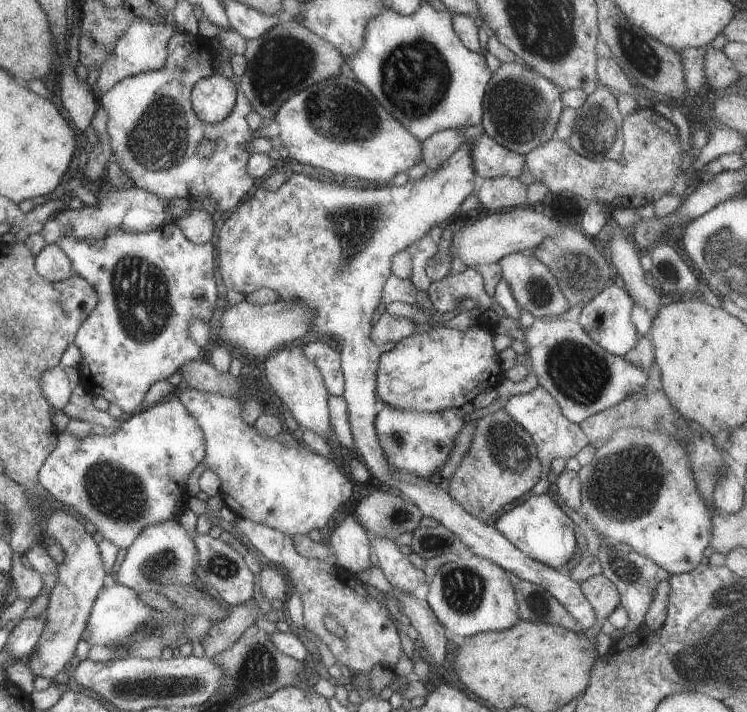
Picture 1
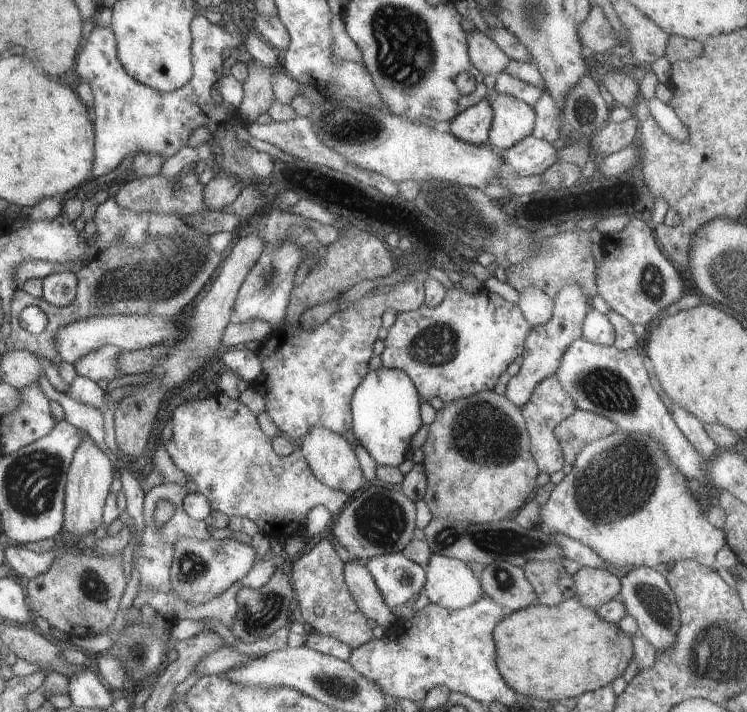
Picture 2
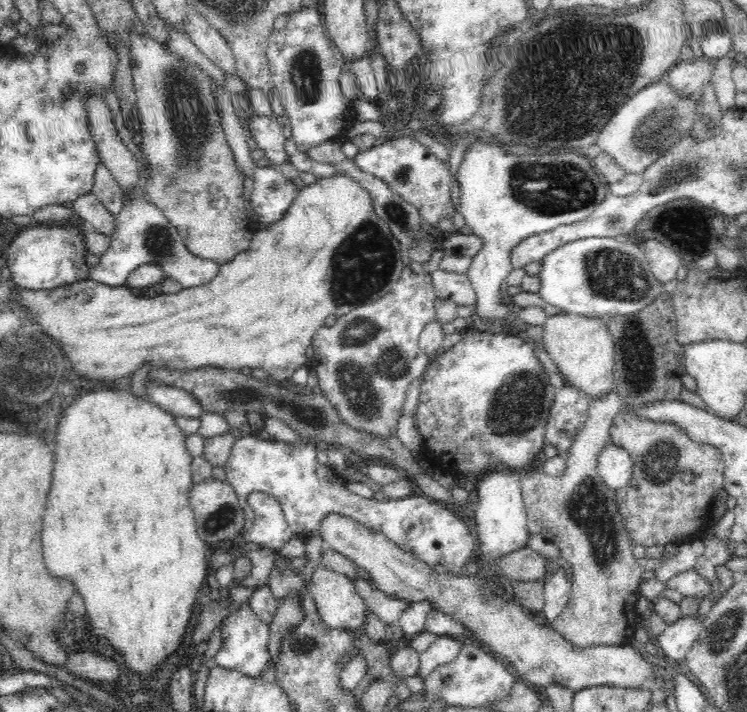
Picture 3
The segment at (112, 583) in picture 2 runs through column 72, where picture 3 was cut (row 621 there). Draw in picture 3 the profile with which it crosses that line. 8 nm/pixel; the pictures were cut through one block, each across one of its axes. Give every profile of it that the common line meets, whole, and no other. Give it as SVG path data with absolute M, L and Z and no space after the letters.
M614 386L606 398L602 396L600 400L594 400L590 404L588 420L584 422L584 428L578 432L570 450L566 452L566 472L562 474L562 478L548 478L546 482L540 482L540 486L534 490L532 472L526 472L522 476L522 492L524 492L526 512L528 512L528 530L532 534L540 534L546 542L556 544L556 548L560 548L562 552L562 558L568 560L574 570L572 598L564 608L564 612L554 622L550 622L550 626L574 648L628 644L632 642L632 636L636 634L638 628L638 612L636 612L636 602L640 598L638 582L644 570L640 568L638 558L634 556L636 546L632 544L624 526L624 518L618 512L616 492L610 492L602 482L602 476L598 474L598 454L606 444L612 442L610 428L620 412L622 412L622 400L616 394L616 386Z

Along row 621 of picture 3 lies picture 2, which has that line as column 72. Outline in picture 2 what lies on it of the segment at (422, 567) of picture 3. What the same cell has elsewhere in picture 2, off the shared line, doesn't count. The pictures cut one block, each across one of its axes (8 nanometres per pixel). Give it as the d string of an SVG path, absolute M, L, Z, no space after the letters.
M85 434L79 442L79 448L73 454L69 472L67 472L67 484L65 484L65 514L63 514L63 530L69 534L75 534L83 538L87 532L95 532L95 528L101 524L101 512L105 496L109 496L109 484L111 484L111 462L103 454L103 450Z

